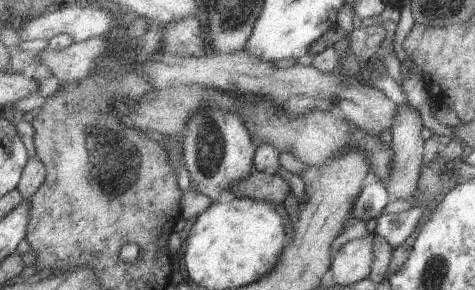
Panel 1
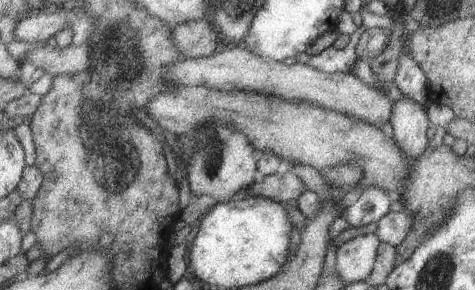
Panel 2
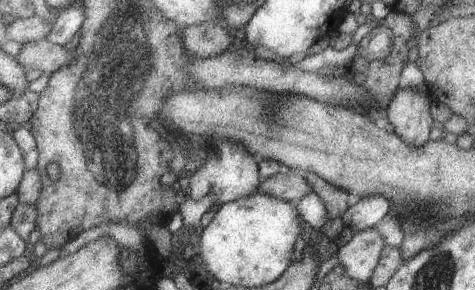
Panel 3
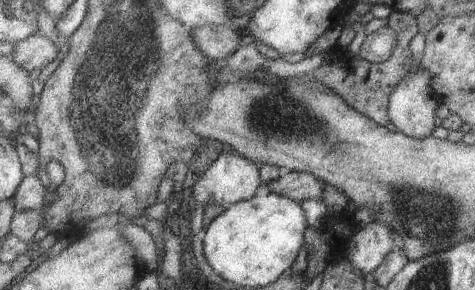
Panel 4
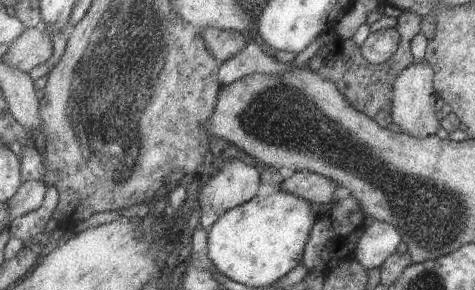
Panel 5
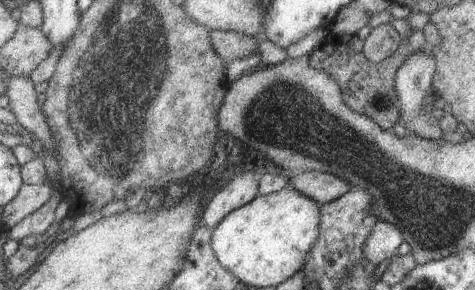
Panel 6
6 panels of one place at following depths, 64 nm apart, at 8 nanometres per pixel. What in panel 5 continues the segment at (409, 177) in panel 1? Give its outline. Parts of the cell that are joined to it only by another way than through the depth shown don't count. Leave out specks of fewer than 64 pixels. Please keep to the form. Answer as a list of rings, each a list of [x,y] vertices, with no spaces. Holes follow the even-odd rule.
[[[419,62],[419,64],[413,64],[409,66],[397,80],[395,80],[395,86],[393,86],[393,98],[391,98],[391,112],[393,112],[393,120],[395,124],[415,136],[415,138],[429,138],[429,136],[435,136],[437,130],[439,130],[439,118],[437,118],[437,112],[439,112],[439,96],[437,96],[437,90],[435,90],[435,70],[429,62]]]

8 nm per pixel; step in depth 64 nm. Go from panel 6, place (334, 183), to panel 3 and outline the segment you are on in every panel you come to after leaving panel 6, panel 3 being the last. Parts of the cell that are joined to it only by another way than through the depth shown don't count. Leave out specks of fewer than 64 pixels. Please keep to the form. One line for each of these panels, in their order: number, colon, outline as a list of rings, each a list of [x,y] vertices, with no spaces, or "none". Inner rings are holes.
3: [[[289,170],[287,174],[277,174],[269,180],[263,180],[257,192],[265,196],[287,200],[291,204],[299,204],[299,200],[313,194],[313,188],[305,176],[301,176],[295,170]]]
4: [[[289,172],[287,176],[271,182],[269,186],[263,188],[263,192],[271,192],[271,194],[281,194],[287,198],[293,198],[297,202],[305,202],[305,200],[321,200],[323,198],[323,182],[313,176],[313,174],[305,174],[305,172]]]
5: [[[295,172],[281,184],[281,192],[301,196],[319,206],[335,204],[335,198],[343,196],[343,190],[339,188],[337,182],[315,172]]]

